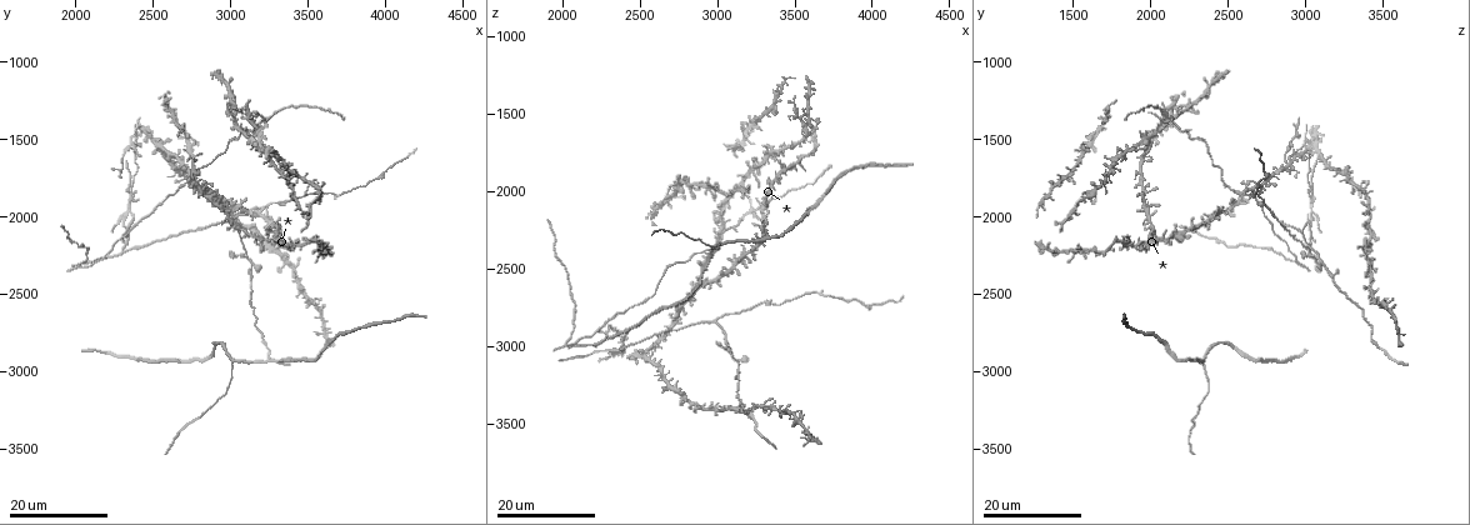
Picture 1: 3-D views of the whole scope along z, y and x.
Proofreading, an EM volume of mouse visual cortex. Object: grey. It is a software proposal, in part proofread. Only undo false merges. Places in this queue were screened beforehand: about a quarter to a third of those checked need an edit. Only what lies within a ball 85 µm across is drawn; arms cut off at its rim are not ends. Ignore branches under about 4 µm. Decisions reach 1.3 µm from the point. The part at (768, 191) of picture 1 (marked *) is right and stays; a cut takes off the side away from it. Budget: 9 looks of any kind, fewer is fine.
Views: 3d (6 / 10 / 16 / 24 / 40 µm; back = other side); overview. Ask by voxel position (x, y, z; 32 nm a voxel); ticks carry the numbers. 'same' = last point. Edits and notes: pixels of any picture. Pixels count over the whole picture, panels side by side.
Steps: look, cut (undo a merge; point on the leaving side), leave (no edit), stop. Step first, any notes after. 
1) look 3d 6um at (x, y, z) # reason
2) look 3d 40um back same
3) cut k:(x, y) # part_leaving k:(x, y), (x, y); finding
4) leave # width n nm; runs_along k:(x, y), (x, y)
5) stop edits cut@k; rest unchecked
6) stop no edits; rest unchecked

look 3d 16um at (3560, 1820, 1640) # thin neck

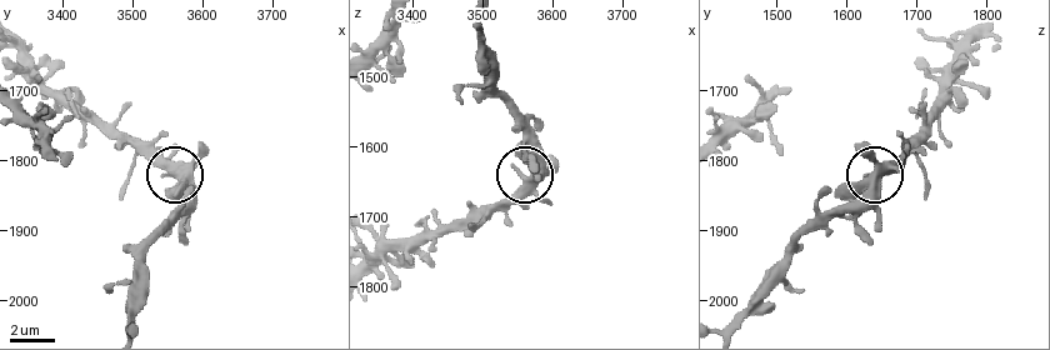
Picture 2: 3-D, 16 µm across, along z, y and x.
look 3d 10um at (3550, 1820, 1635)

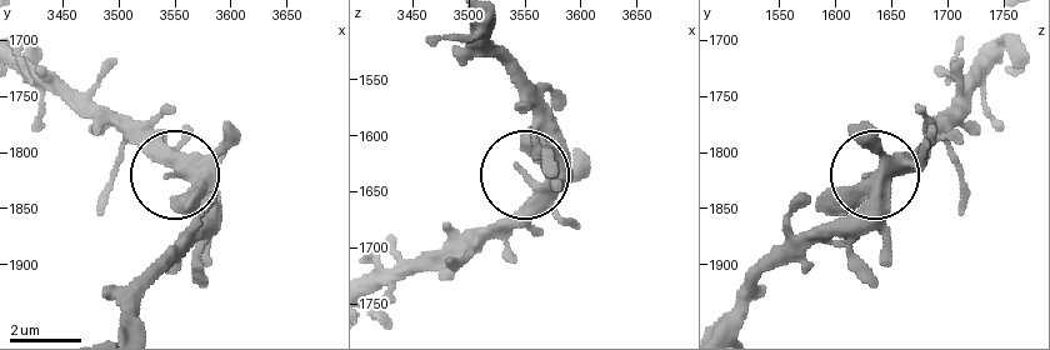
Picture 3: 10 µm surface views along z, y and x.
leave # arms 3; all the same cell

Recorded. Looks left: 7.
look 3d 16um at (2980, 2040, 2840) # three-way junction

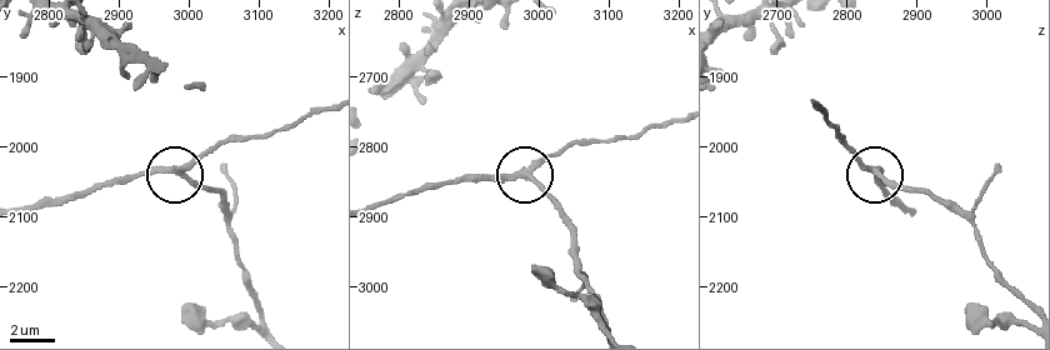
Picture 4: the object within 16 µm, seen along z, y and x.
look 3d 10um at (2985, 2035, 2840) # zoom in

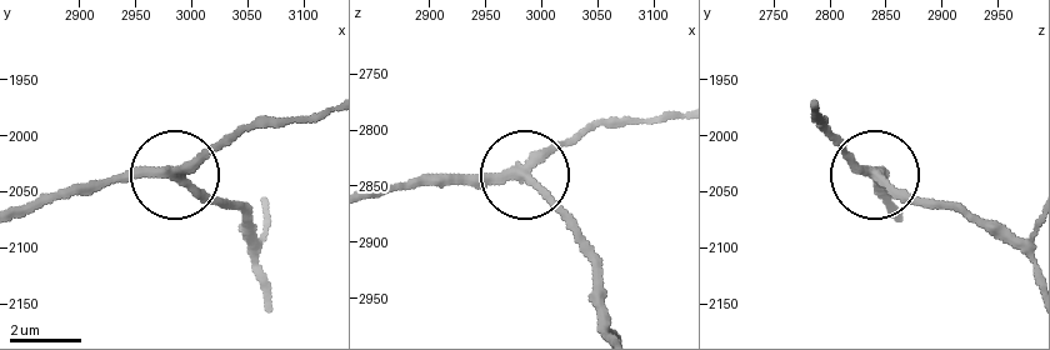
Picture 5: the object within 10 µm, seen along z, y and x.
leave # side_arm 48 um; runs_along 5:(371, 196), (416, 181), (514, 173), (583, 231); all the same cell

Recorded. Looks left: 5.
look 3d 24um at (3120, 2260, 3080) # two arms in line, one across

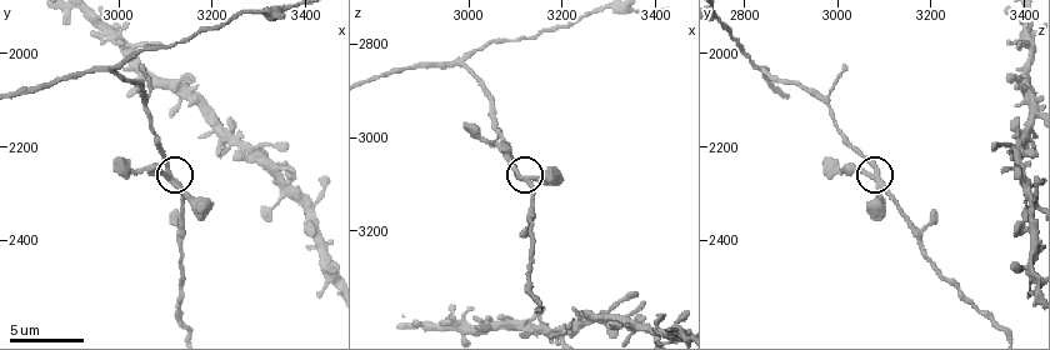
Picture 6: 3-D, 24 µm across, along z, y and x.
look 3d 10um at (3095, 2255, 3055) # zoom in

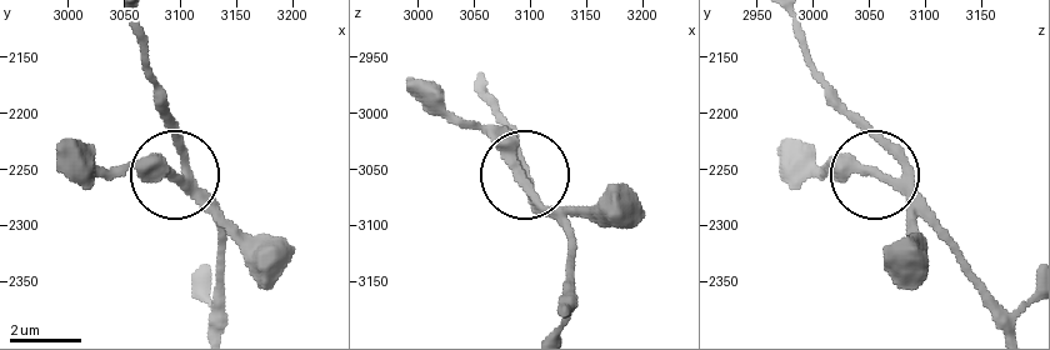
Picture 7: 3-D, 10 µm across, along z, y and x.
leave # arms 3; all the same cell

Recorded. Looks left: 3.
look 3d 24um at (2300, 2220, 3020) # branch point

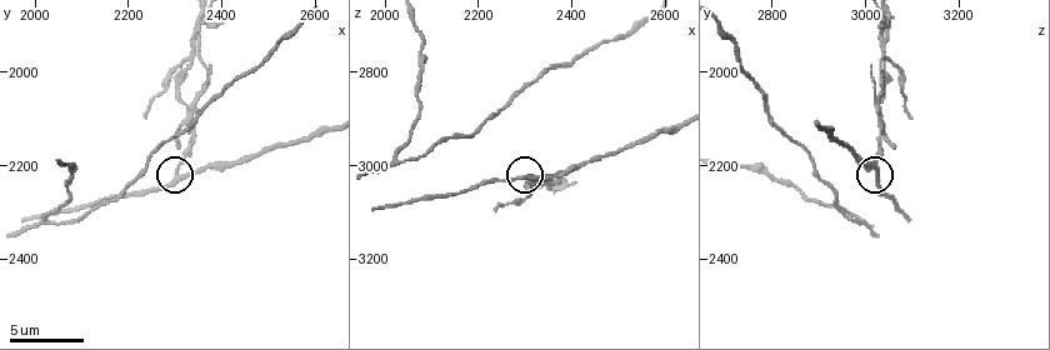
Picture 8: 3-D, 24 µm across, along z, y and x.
look 3d 6um at (2310, 2225, 3030) # closer look

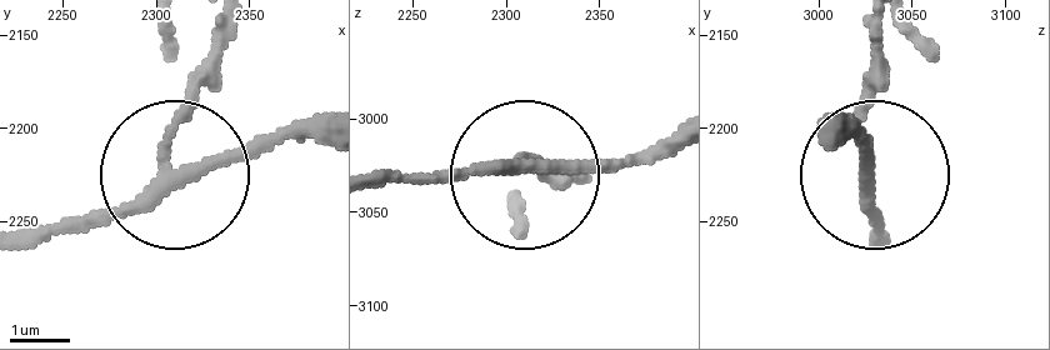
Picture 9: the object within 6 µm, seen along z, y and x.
cut 9:(219, 83) # arms 3; part_leaving 9:(164, 149), (218, 20); two cells meet here

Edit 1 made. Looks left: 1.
stop edits cut@9; rest unchecked

